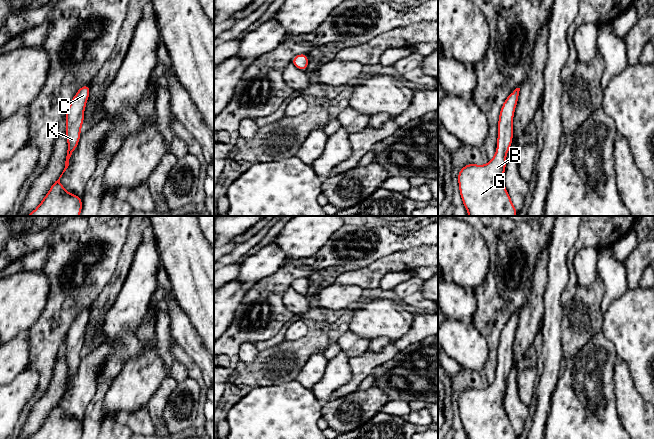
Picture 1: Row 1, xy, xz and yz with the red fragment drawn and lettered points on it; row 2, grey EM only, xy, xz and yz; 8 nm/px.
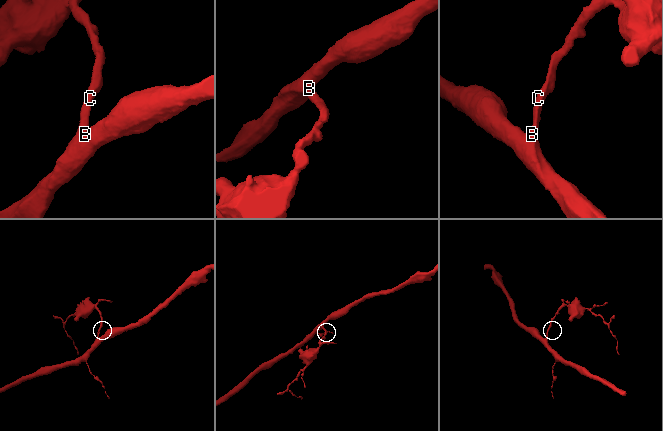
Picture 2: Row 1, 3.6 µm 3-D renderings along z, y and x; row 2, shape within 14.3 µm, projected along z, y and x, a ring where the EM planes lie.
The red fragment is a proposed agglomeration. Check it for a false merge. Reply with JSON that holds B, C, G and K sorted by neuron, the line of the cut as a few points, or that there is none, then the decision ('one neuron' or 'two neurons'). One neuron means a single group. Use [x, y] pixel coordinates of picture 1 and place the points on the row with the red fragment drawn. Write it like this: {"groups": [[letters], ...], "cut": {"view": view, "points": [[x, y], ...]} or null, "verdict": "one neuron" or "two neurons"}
{"groups": [["B", "C", "G", "K"]], "cut": null, "verdict": "one neuron"}

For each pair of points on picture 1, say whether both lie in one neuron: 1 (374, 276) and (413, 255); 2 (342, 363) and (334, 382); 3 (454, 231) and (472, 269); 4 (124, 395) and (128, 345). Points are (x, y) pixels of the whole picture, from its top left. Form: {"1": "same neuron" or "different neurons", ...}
{"1": "same neuron", "2": "same neuron", "3": "same neuron", "4": "different neurons"}

